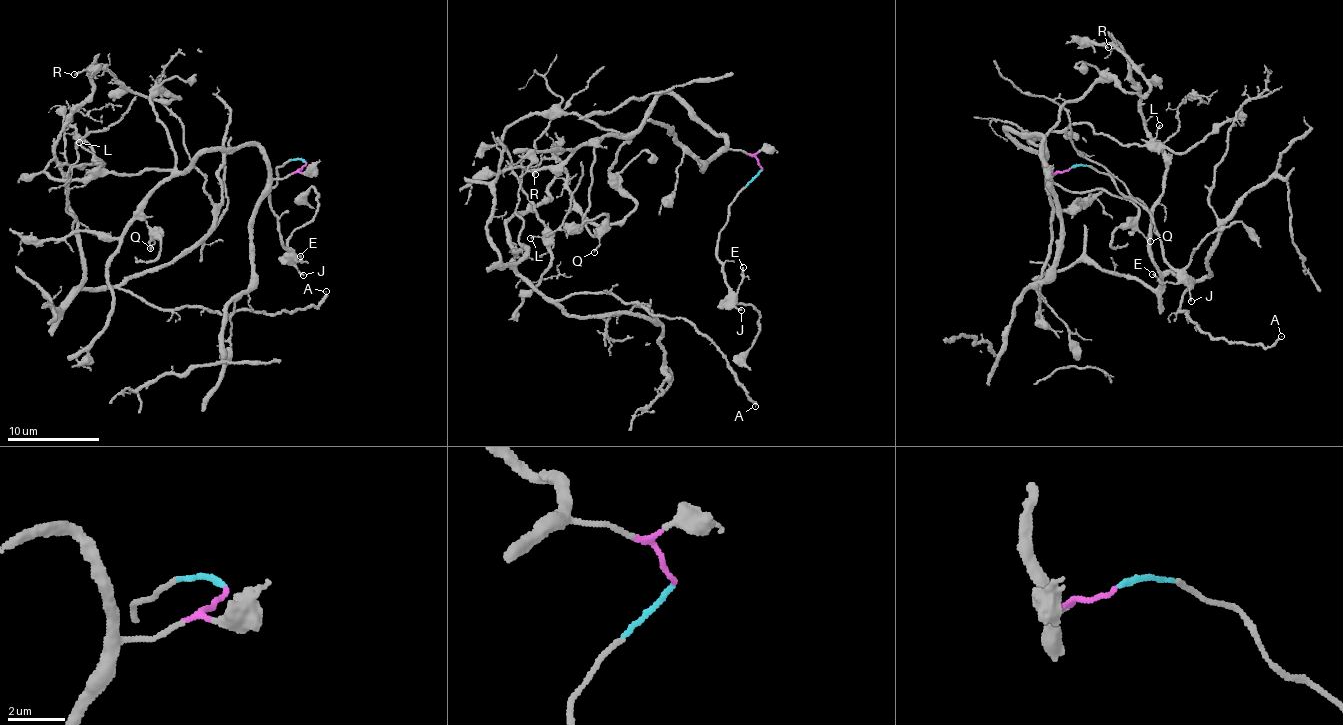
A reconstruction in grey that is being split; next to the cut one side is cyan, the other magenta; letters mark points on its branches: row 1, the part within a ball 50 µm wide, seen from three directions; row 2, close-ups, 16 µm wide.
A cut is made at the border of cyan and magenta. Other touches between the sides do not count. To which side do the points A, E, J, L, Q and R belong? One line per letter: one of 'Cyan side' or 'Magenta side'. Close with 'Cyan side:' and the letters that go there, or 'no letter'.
A: Magenta side
E: Cyan side
J: Cyan side
L: Magenta side
Q: Magenta side
R: Magenta side
Cyan side: E, J

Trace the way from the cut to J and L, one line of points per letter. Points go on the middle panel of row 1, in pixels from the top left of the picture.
J: (760, 169), (730, 208), (729, 219), (719, 234), (718, 255), (729, 297), (742, 310)
L: (760, 169), (670, 94), (659, 95), (625, 134), (575, 113), (519, 117), (502, 145), (545, 232), (530, 238)

